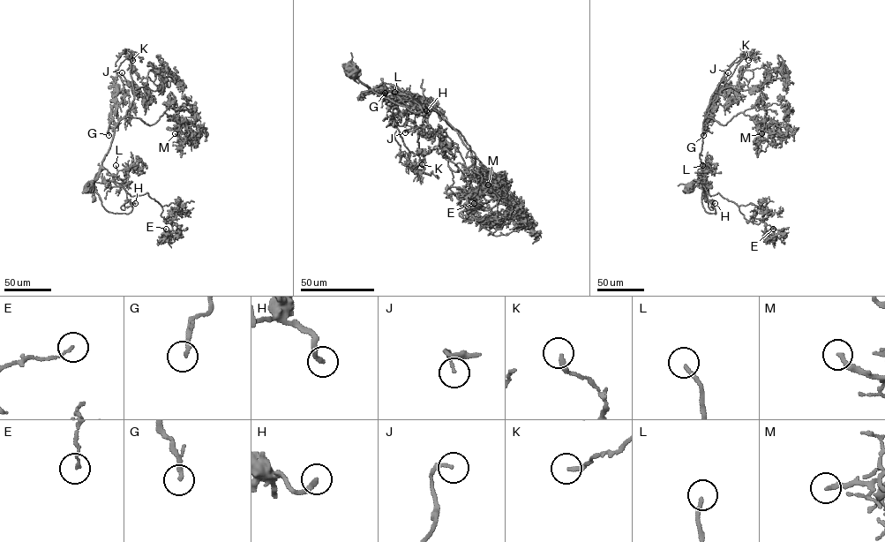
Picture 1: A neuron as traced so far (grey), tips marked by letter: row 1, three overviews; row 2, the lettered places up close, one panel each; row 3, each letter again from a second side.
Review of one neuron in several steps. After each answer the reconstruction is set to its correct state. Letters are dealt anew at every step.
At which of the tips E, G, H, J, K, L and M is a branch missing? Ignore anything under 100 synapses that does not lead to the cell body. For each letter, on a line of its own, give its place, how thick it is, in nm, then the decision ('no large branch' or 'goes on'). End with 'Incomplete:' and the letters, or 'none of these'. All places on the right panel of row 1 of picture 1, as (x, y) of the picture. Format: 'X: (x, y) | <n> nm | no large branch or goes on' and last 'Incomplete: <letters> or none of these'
E: (773, 229) | 110 nm | no large branch
G: (703, 135) | 200 nm | no large branch
H: (715, 203) | 240 nm | goes on
J: (728, 72) | 170 nm | goes on
K: (748, 60) | 240 nm | no large branch
L: (702, 165) | 170 nm | goes on
M: (761, 133) | 240 nm | no large branch
Incomplete: H, J, L

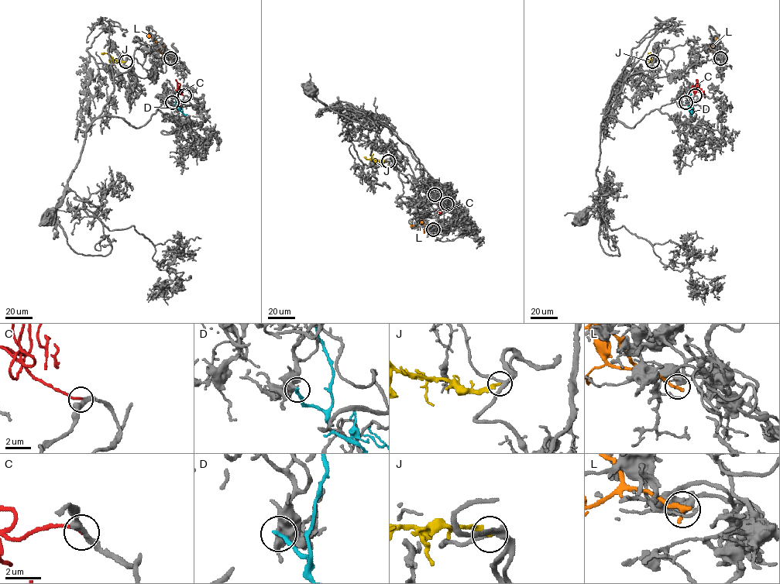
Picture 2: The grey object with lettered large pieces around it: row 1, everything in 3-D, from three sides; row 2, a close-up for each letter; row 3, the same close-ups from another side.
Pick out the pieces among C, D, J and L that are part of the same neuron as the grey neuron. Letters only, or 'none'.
C

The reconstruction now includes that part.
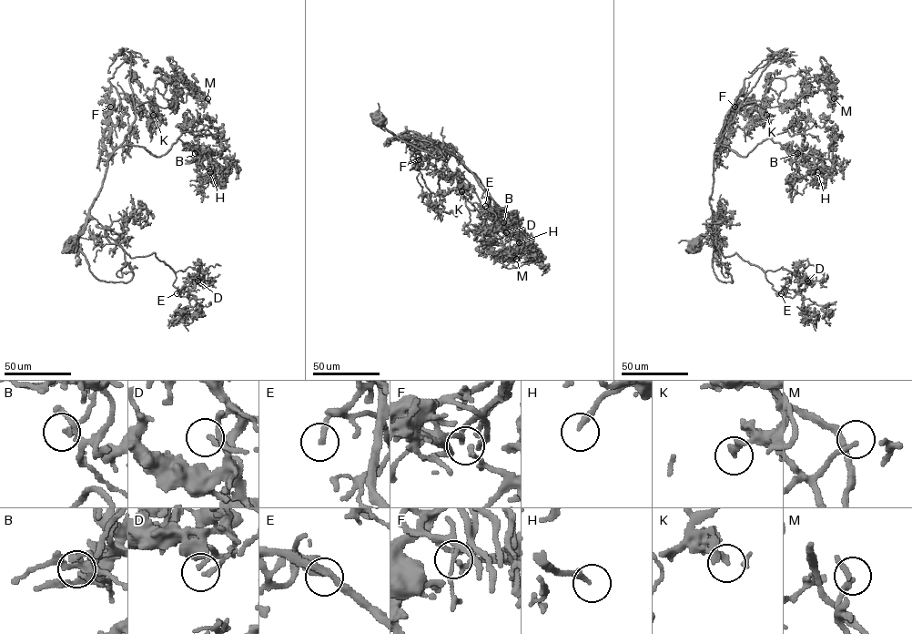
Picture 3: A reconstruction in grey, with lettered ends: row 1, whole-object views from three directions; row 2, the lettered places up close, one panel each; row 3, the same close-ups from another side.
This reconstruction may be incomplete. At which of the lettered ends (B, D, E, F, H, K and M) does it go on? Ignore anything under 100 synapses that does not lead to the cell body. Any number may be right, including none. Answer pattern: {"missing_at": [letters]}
{"missing_at": ["M"]}

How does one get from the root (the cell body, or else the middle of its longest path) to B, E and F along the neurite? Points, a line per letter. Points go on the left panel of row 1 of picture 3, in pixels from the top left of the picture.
B: (70, 245), (82, 230), (107, 159), (117, 148), (138, 146), (160, 157), (177, 138), (201, 156), (195, 153)
E: (70, 245), (92, 217), (131, 258), (154, 252), (168, 265), (176, 274), (177, 293)
F: (70, 245), (87, 220), (107, 159), (135, 120), (126, 60), (109, 80), (120, 99), (110, 107)

